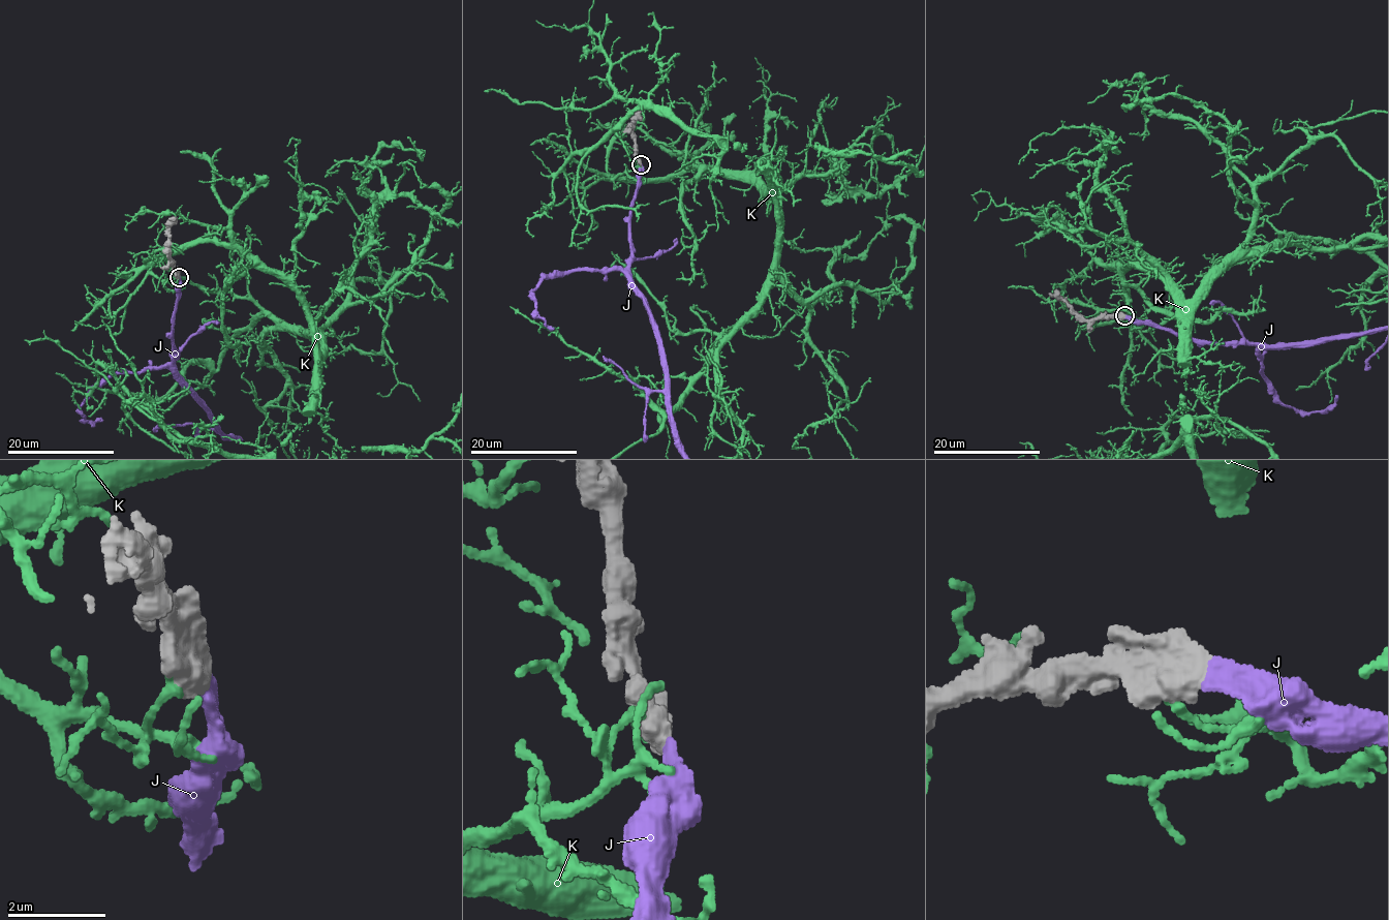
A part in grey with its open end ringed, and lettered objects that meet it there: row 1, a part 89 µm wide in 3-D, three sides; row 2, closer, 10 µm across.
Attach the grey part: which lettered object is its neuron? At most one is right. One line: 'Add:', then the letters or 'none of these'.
Add: J

